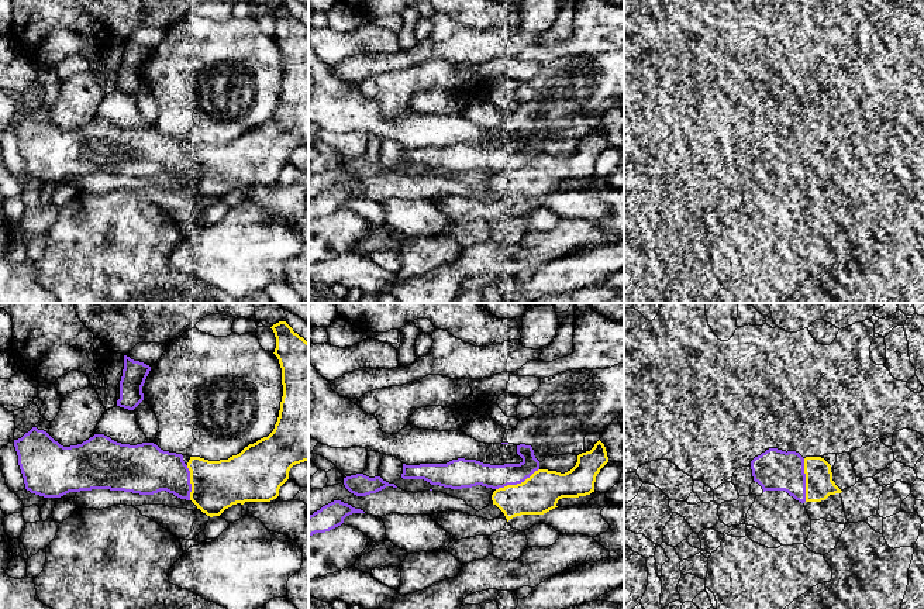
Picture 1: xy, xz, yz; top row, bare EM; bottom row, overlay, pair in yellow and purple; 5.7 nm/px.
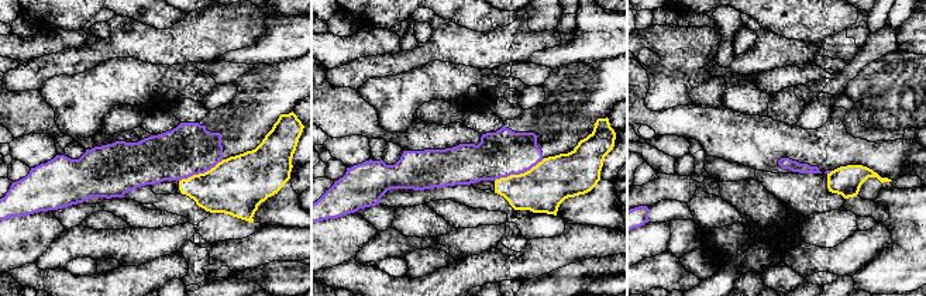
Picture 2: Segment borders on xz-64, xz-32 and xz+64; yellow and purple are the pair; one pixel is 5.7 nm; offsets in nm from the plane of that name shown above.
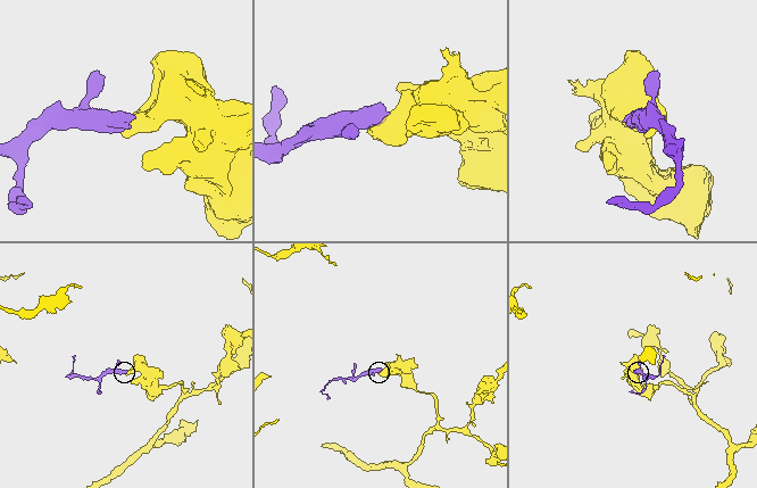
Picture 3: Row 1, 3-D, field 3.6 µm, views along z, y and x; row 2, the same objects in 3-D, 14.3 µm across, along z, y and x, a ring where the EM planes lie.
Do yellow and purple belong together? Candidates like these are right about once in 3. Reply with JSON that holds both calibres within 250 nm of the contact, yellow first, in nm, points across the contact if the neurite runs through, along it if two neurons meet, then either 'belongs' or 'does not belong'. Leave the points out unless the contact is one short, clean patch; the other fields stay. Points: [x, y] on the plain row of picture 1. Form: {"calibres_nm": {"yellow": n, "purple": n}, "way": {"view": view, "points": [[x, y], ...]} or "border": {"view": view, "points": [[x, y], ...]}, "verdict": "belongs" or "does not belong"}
{"calibres_nm": {"yellow": 220, "purple": 140}, "verdict": "does not belong"}

